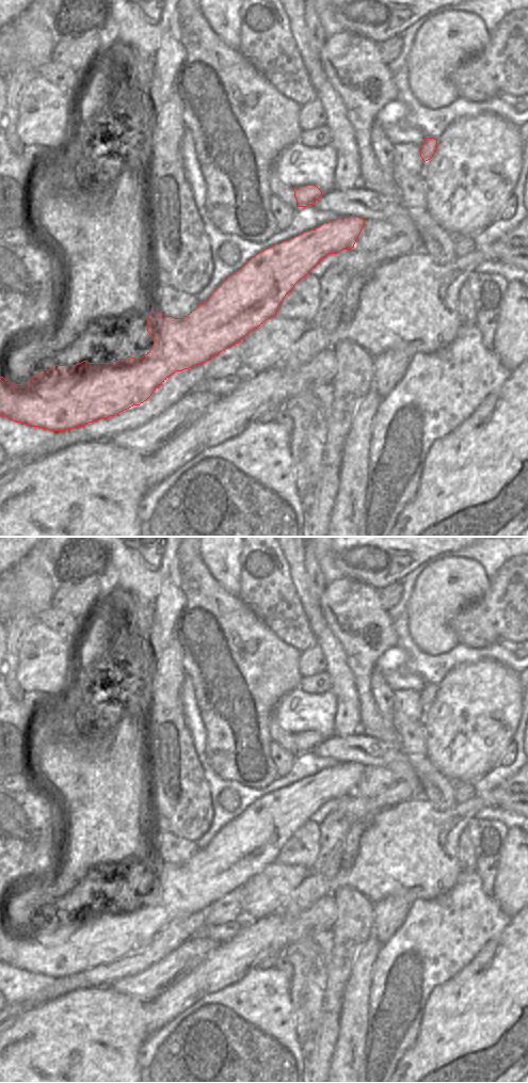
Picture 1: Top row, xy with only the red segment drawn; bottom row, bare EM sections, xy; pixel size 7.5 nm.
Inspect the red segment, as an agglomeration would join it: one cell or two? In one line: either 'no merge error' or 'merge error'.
no merge error

